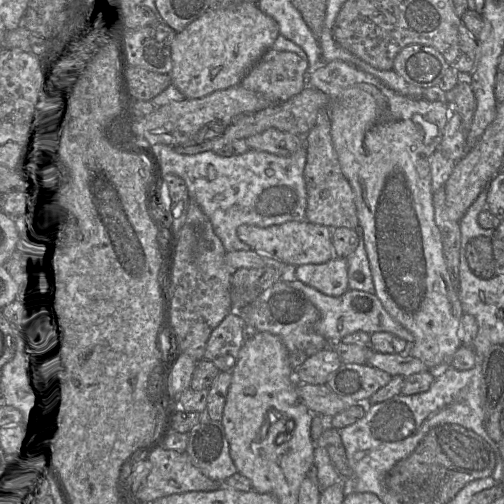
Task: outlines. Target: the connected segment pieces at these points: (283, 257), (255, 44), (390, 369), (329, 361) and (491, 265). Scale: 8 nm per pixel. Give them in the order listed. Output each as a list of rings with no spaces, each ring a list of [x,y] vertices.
[[[289,221],[268,227],[243,224],[237,228],[236,233],[238,238],[252,250],[279,260],[288,267],[297,267],[305,264],[322,264],[336,257],[332,244],[332,229],[335,228],[308,221]]]
[[[242,2],[223,9],[211,10],[176,33],[171,45],[173,67],[170,72],[173,84],[185,99],[198,99],[215,91],[240,85],[251,67],[273,47],[280,35],[278,23],[261,11],[257,3]]]
[[[373,351],[367,360],[367,364],[378,368],[391,376],[400,375],[408,377],[412,374],[429,370],[429,368],[418,358],[403,356],[401,354],[384,354]]]
[[[327,347],[310,356],[294,371],[295,380],[297,383],[325,385],[330,374],[341,364],[337,352]]]
[[[490,237],[471,239],[466,245],[465,256],[470,270],[478,278],[488,280],[497,275]]]

